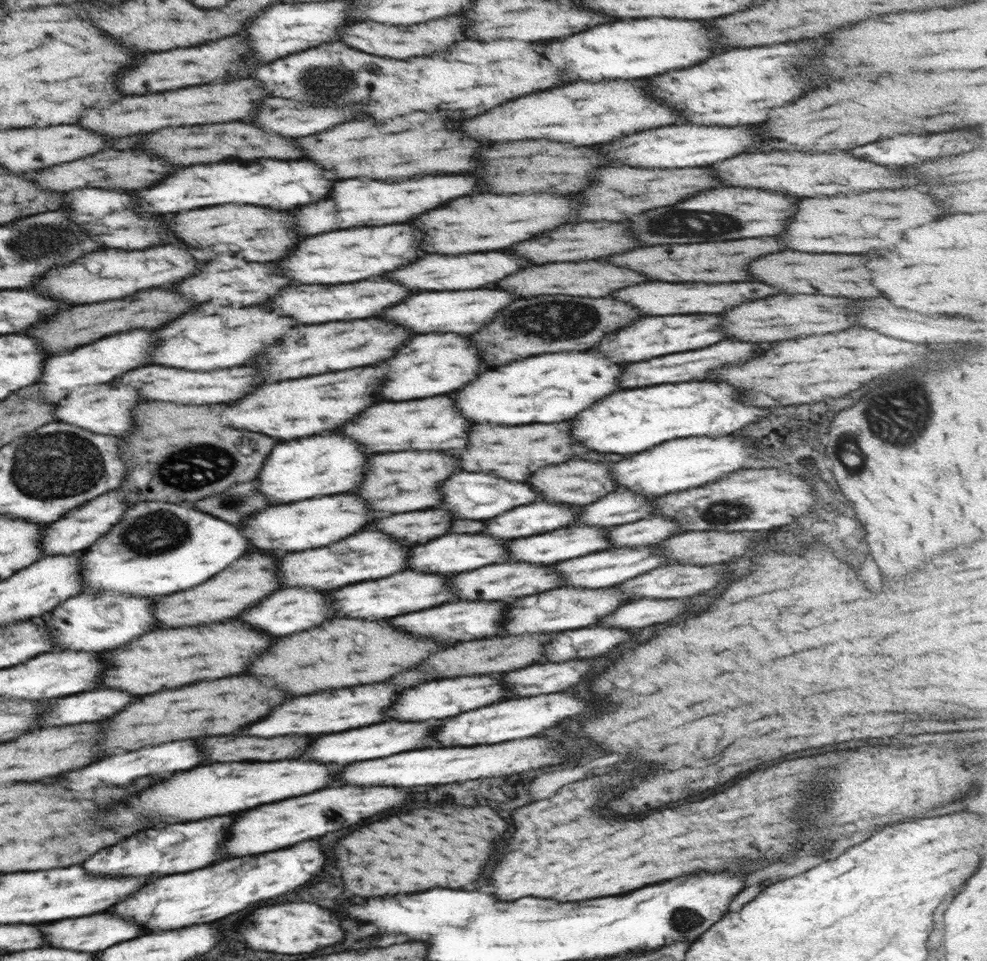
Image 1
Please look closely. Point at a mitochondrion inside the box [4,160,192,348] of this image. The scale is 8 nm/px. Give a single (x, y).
(33, 242)

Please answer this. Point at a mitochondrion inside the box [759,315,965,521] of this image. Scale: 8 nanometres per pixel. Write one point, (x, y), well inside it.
(889, 409)

